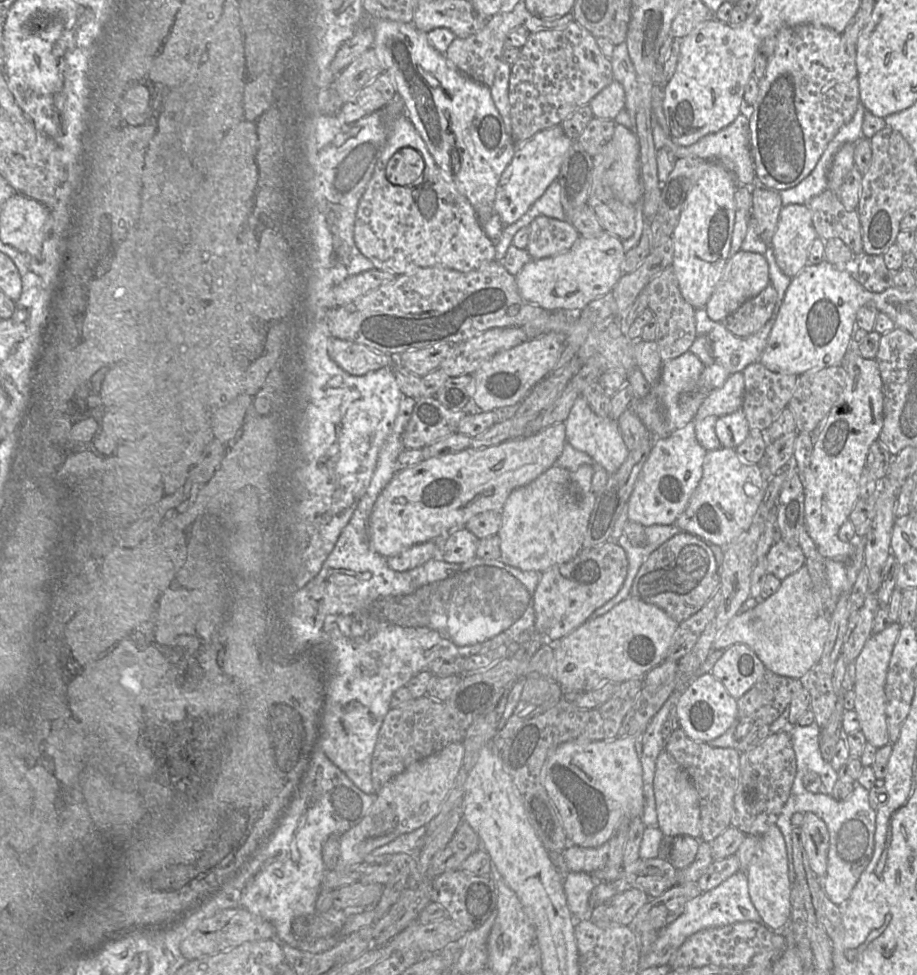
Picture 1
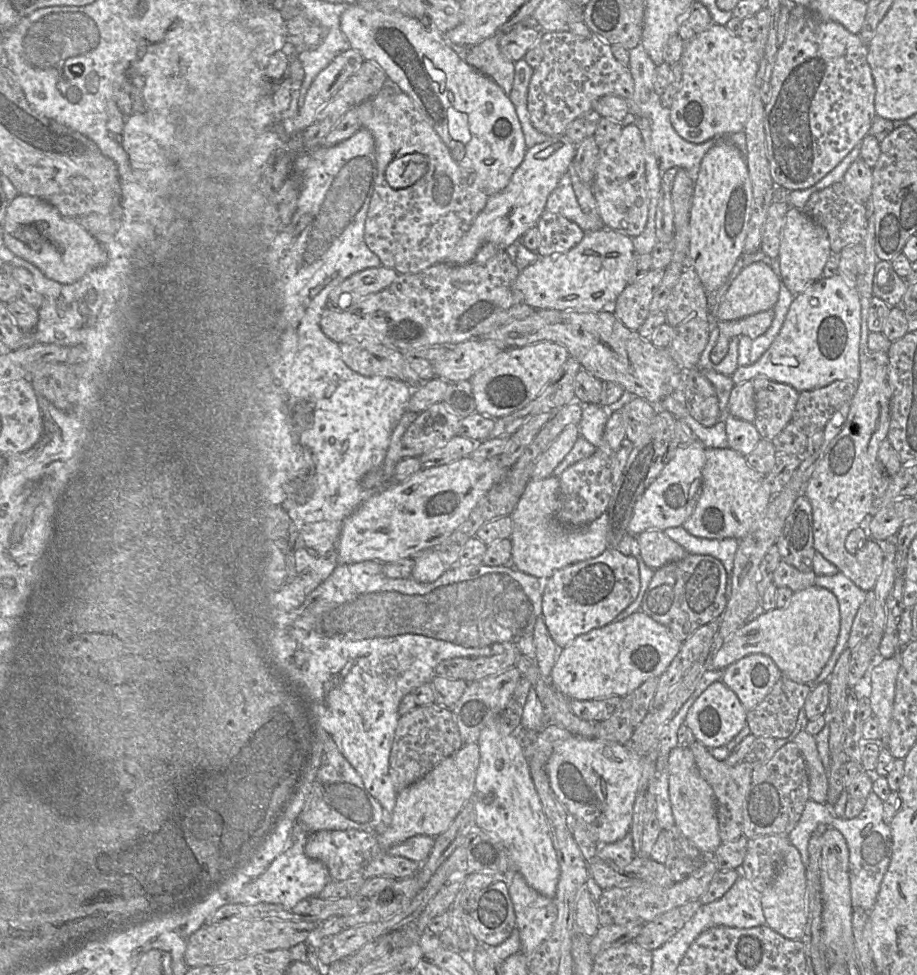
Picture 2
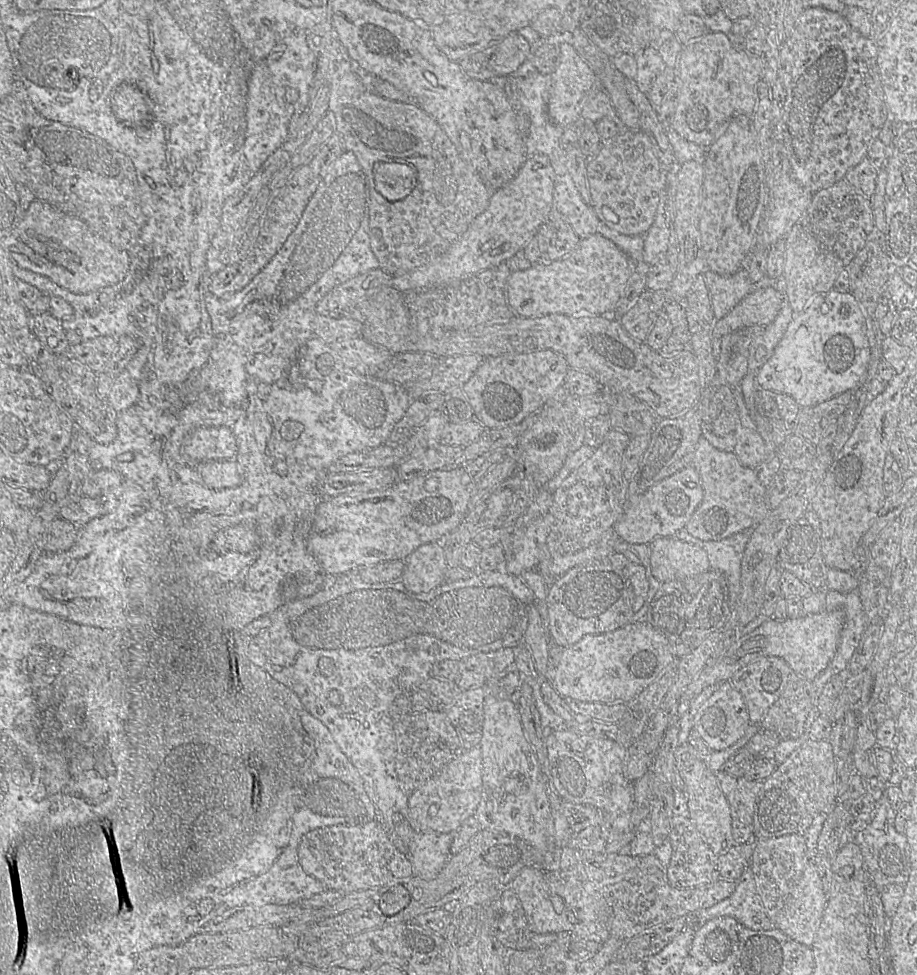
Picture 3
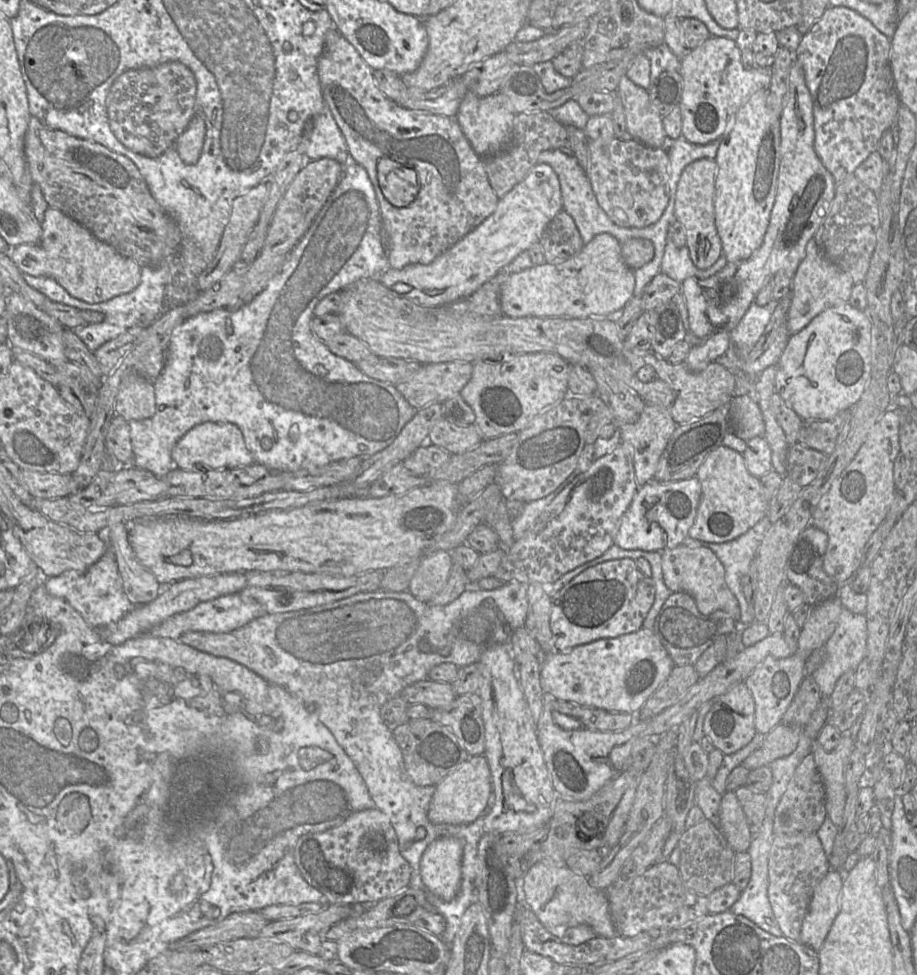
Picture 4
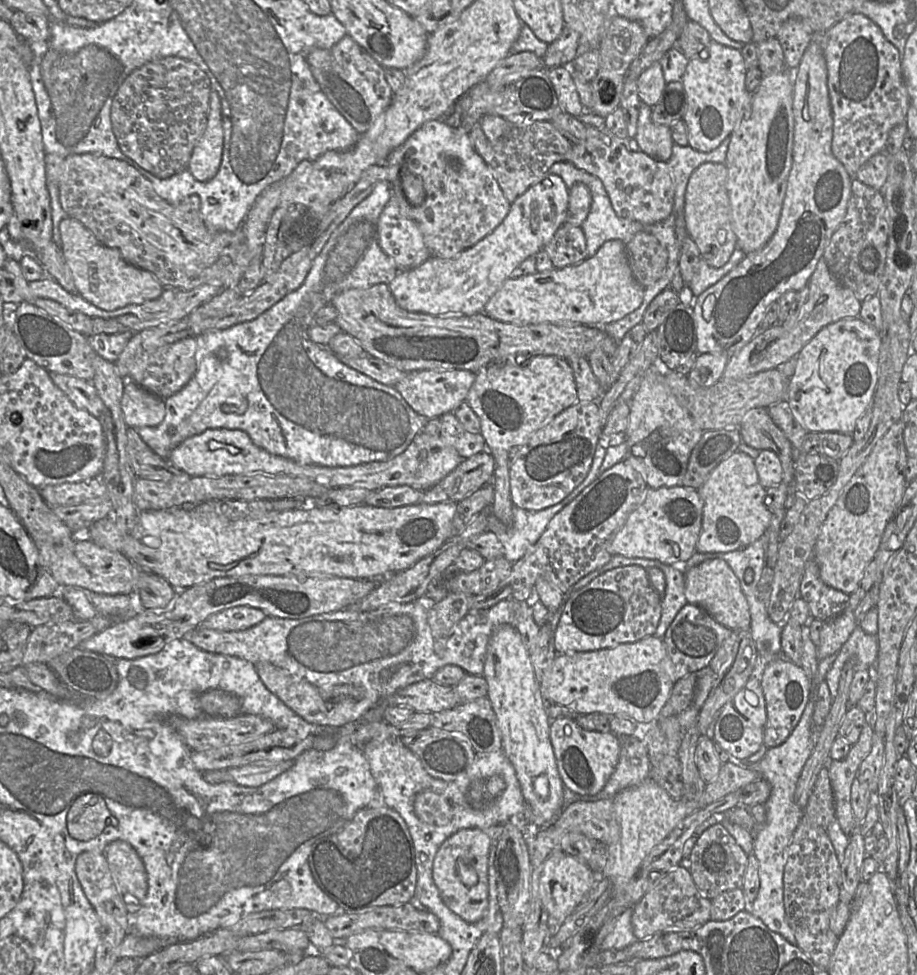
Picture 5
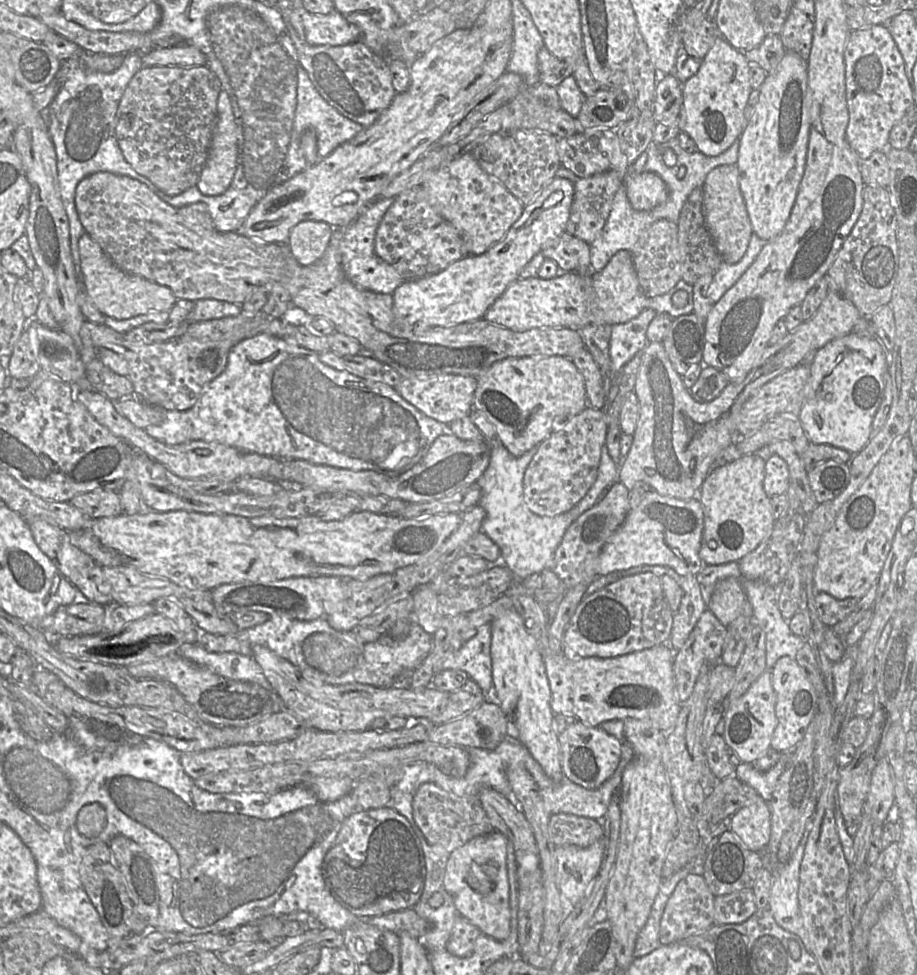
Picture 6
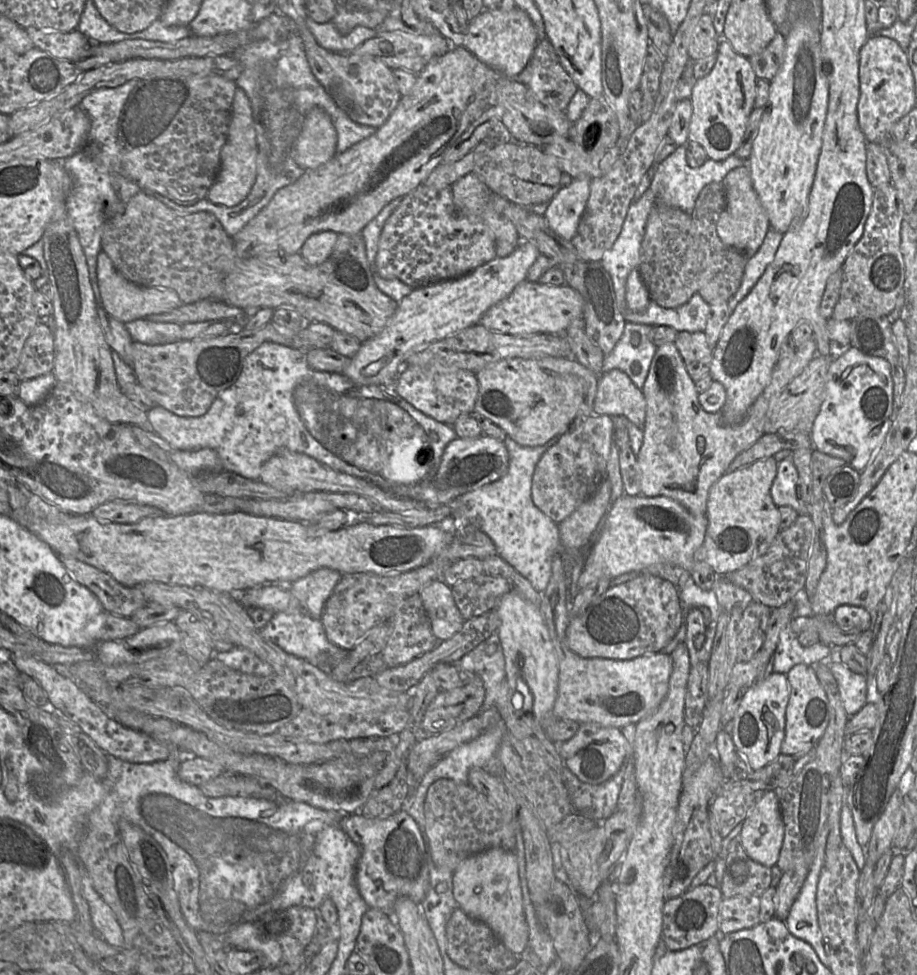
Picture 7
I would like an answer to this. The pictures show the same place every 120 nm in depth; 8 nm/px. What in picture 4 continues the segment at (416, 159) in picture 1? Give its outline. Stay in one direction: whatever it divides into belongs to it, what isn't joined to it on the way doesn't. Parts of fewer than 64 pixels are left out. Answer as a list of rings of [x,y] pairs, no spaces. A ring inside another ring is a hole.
[[[392,159],[377,164],[378,183],[386,200],[395,207],[409,206],[419,192],[419,180],[414,169]]]

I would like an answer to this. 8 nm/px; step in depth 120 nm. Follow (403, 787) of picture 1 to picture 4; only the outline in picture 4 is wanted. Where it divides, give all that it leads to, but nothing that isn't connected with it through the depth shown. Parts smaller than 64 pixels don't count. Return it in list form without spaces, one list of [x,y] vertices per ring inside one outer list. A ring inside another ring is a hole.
[[[484,755],[471,756],[459,769],[435,785],[428,809],[428,819],[434,824],[469,824],[484,817],[490,809],[492,777]]]

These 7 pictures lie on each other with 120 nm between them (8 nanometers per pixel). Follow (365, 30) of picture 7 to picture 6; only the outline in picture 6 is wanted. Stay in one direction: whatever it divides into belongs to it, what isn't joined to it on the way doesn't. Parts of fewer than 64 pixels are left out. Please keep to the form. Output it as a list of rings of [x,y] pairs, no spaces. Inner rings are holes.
[[[333,9],[328,14],[312,14],[302,11],[305,37],[314,46],[339,46],[360,40],[361,29],[350,23],[340,12]]]

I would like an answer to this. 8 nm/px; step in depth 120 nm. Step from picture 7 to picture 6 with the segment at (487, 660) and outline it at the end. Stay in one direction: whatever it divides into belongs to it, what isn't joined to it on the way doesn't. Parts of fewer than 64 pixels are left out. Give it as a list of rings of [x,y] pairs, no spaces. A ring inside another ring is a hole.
[[[491,624],[481,626],[474,637],[441,663],[440,671],[447,669],[465,671],[479,685],[485,700],[498,704],[498,697],[493,688],[491,636]]]

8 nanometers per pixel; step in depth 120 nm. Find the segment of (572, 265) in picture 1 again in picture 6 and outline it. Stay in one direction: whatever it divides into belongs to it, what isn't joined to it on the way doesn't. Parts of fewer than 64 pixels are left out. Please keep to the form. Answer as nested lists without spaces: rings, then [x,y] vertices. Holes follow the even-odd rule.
[[[627,250],[615,253],[607,265],[591,276],[582,276],[577,272],[560,272],[552,279],[538,276],[517,279],[489,307],[483,318],[494,324],[513,331],[526,331],[534,328],[575,328],[581,329],[589,324],[620,324],[637,317],[645,307],[646,296],[640,288],[632,256]]]

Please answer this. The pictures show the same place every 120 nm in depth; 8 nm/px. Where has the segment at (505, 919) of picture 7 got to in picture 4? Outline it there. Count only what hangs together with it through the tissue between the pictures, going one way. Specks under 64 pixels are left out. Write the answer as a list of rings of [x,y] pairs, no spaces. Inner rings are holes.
[[[441,837],[425,850],[421,876],[427,889],[443,901],[453,900],[462,884],[463,842],[456,837]]]

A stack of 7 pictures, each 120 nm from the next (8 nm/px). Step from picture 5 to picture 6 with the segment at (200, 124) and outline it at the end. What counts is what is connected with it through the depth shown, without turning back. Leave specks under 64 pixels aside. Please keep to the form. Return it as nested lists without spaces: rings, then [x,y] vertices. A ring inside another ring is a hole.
[[[206,66],[141,68],[130,80],[116,113],[116,138],[126,161],[168,195],[178,195],[196,186],[216,126],[217,100],[221,91],[220,80]]]

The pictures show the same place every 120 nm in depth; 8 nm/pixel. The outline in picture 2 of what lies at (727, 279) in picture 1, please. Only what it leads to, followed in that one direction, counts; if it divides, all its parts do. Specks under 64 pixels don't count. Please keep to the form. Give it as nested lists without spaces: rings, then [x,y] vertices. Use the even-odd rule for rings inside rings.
[[[763,261],[744,266],[730,281],[716,312],[718,321],[734,321],[771,310],[777,303],[780,278]]]

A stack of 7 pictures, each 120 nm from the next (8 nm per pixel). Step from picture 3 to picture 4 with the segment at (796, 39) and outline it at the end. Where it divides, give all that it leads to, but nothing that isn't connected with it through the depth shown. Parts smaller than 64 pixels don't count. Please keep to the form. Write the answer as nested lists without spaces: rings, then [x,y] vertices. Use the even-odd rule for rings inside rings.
[[[829,6],[821,16],[821,18],[806,32],[801,42],[794,52],[795,59],[801,64],[804,75],[805,83],[810,92],[813,103],[813,116],[814,116],[814,150],[822,162],[823,166],[831,173],[836,183],[841,183],[849,175],[853,175],[854,170],[866,160],[866,158],[875,152],[878,148],[879,140],[882,134],[889,129],[896,121],[898,107],[900,100],[896,91],[895,82],[890,66],[890,40],[881,33],[874,25],[865,17],[856,11],[842,6]]]

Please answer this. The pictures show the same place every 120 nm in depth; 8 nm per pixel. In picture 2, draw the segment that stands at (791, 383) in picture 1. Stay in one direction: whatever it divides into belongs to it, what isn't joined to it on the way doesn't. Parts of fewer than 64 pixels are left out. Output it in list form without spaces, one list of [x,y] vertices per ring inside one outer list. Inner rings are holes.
[[[764,377],[752,380],[755,394],[753,424],[761,438],[772,440],[792,421],[799,392],[792,386]]]

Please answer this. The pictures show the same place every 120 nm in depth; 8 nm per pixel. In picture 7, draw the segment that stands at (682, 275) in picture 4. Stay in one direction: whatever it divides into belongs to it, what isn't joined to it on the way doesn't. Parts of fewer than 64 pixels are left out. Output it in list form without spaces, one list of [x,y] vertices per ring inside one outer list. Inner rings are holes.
[[[773,229],[767,232],[758,251],[748,258],[740,287],[726,302],[728,307],[735,308],[735,306],[750,292],[763,275],[766,268],[773,262],[782,238],[783,234]]]

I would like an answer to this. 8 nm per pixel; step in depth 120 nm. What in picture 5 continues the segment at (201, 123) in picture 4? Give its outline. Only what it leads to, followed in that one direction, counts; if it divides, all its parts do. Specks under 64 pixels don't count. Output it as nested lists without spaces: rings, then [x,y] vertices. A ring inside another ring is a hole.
[[[212,91],[207,127],[196,143],[187,167],[196,180],[207,182],[217,174],[222,161],[223,145],[221,99],[216,92]]]

